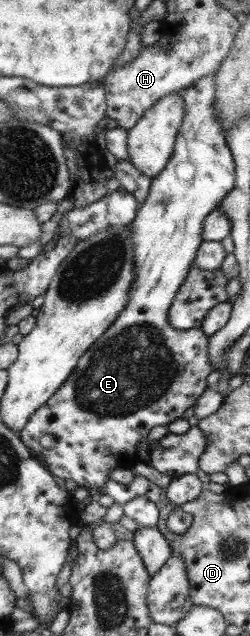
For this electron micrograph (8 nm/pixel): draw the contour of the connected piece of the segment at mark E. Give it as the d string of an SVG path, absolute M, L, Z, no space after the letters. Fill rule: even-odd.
M215 73L203 76L203 78L199 78L199 80L195 81L193 85L179 92L183 101L183 118L175 137L175 145L173 146L171 158L167 161L165 168L158 175L151 178L149 193L147 197L145 197L145 201L138 205L133 219L134 221L131 223L133 281L131 281L131 289L129 289L129 293L127 293L127 303L123 305L123 309L121 313L115 317L115 321L112 321L111 325L108 325L107 329L103 331L103 333L89 346L89 349L77 360L77 365L67 380L63 381L56 389L56 392L52 393L51 397L49 397L43 405L40 405L31 413L23 429L17 433L21 443L29 450L29 453L34 458L37 458L37 461L43 464L51 475L56 475L64 480L72 479L75 481L77 487L97 489L99 493L103 493L103 482L109 478L108 475L112 469L121 468L132 470L135 463L139 462L139 459L143 457L143 454L136 448L139 439L145 438L151 427L155 427L155 425L165 426L172 421L182 419L185 409L193 406L195 399L197 399L207 387L206 378L212 373L212 367L210 367L209 360L207 360L208 337L199 330L181 333L180 330L171 327L169 321L167 321L167 312L169 311L169 306L173 301L177 289L179 289L179 286L183 283L187 275L187 271L189 271L191 262L196 255L197 247L202 243L201 233L203 217L210 211L215 210L219 201L221 201L221 199L227 195L227 191L233 187L234 162L228 145L226 144L226 139L222 134L222 128L220 121L218 121L216 110L214 109L215 80L213 79L215 79ZM45 433L51 433L59 443L55 443L51 449L43 449L39 443L31 443L31 441L37 441L37 439L39 439L41 435L45 435Z

